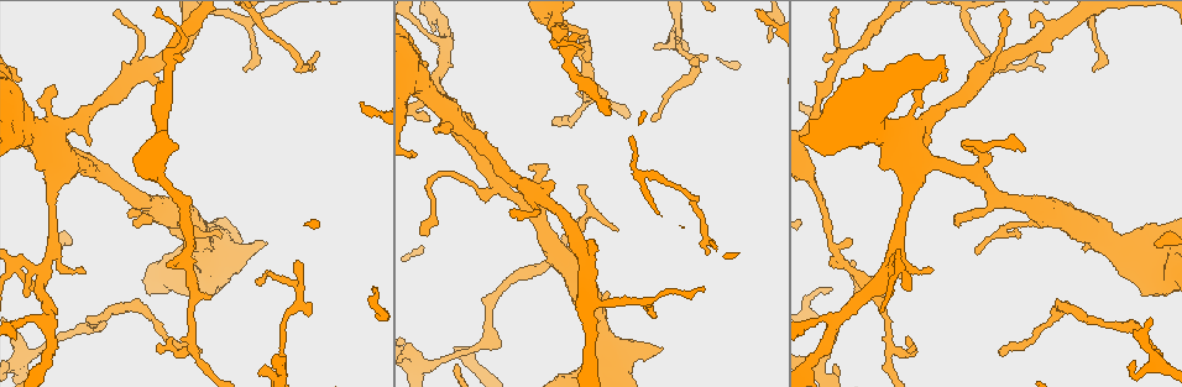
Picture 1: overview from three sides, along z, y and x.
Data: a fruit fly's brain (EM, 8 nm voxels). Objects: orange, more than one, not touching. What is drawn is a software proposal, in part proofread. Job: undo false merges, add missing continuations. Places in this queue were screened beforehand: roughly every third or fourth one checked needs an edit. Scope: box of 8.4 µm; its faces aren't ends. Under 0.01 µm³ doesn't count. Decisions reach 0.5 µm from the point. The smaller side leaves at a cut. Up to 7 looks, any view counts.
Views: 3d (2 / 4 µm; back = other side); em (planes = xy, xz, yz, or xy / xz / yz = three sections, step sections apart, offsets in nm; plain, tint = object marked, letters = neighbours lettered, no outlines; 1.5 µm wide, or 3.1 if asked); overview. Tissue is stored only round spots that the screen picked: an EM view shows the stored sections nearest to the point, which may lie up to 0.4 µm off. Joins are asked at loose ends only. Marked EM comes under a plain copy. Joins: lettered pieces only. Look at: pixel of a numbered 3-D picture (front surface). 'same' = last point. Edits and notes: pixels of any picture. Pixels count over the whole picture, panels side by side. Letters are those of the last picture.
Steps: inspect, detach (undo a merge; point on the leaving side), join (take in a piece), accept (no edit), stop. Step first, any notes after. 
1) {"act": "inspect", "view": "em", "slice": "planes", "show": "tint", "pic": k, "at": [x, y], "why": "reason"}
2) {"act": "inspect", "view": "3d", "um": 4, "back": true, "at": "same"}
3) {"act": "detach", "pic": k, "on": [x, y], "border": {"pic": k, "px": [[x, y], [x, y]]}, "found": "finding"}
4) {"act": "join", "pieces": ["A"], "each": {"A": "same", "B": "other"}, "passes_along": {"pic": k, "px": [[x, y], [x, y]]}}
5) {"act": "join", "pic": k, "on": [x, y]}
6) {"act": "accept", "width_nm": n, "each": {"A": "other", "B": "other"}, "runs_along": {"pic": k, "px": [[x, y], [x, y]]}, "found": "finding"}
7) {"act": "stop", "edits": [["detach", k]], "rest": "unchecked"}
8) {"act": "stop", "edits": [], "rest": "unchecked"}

{"act": "inspect", "view": "3d", "um": 2, "pic": 1, "at": [655, 119], "why": "branch stops here"}

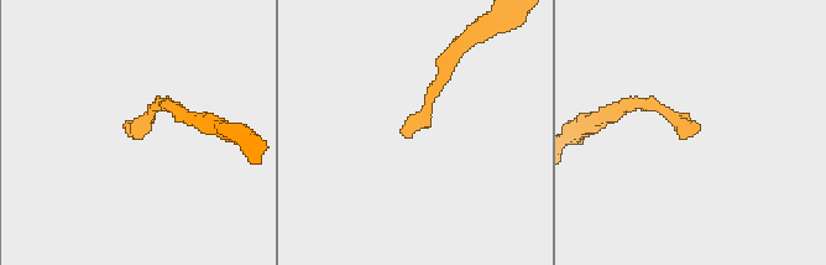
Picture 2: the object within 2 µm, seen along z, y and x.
{"act": "inspect", "view": "em", "slice": "planes", "show": "letters", "pic": 2, "at": [409, 135]}

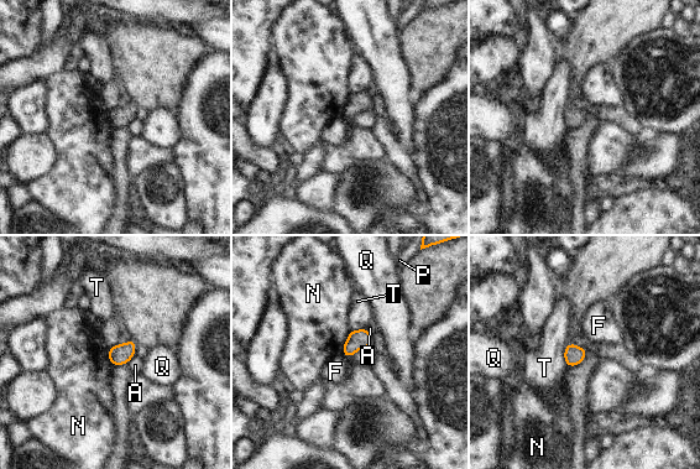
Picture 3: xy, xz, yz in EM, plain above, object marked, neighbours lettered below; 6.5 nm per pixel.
{"act": "accept", "each": {"A": "other", "F": "other", "N": "other", "P": "other", "Q": "other", "T": "other"}, "border": {"pic": 3, "px": [[341, 353], [349, 358]]}, "found": "no lettered piece goes on from it"}

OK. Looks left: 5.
{"act": "inspect", "view": "3d", "um": 2, "pic": 1, "at": [35, 166], "why": "thick end"}

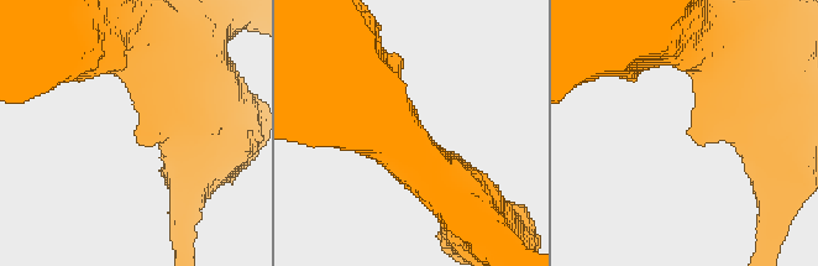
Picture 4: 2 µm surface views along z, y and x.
{"act": "inspect", "view": "em", "slice": "planes", "show": "letters", "pic": 4, "at": [137, 138]}

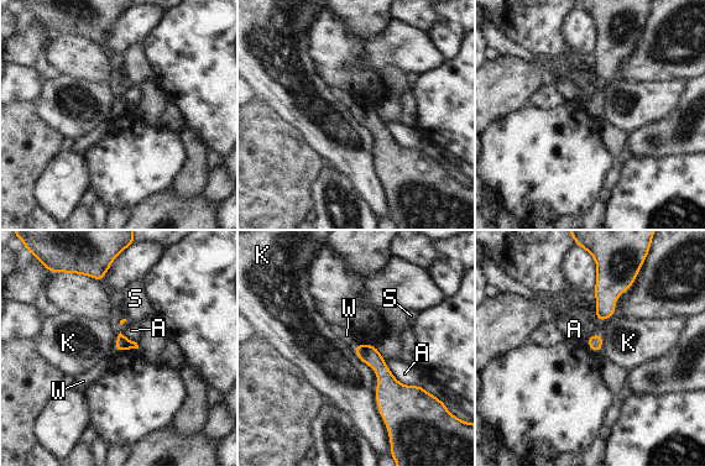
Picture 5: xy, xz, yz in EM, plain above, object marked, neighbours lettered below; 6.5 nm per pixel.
{"act": "accept", "each": {"A": "other", "K": "other", "S": "other", "W": "other"}, "border": {"pic": 5, "px": [[353, 345], [376, 373], [387, 429]]}, "found": "no lettered piece goes on from it"}

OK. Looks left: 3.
{"act": "inspect", "view": "em", "slice": "xy", "step": 8, "show": "tint", "pic": 1, "at": [41, 272], "why": "branch point"}

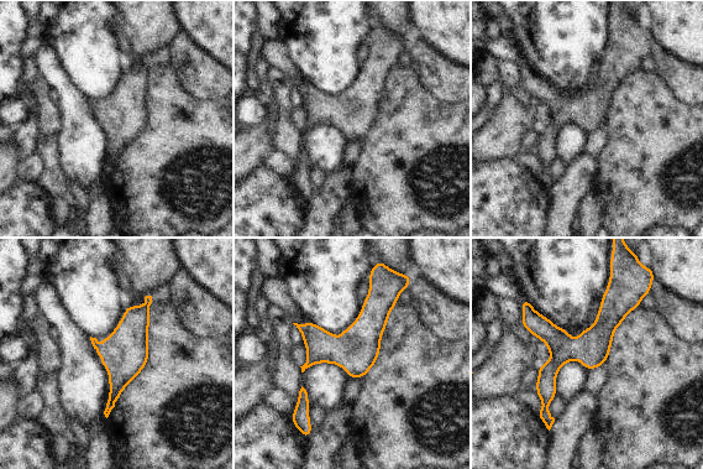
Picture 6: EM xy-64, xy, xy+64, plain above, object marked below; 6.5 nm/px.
{"act": "inspect", "view": "em", "slice": "yz", "step": 8, "show": "tint", "at": "same", "why": "another direction"}

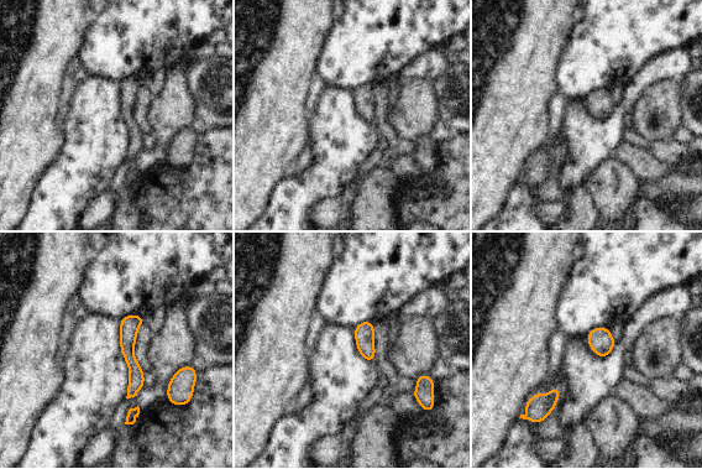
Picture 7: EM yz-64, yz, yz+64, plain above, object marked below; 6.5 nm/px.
{"act": "inspect", "view": "em", "slice": "yz", "step": 8, "show": "letters", "at": "same", "why": "see the neighbours"}

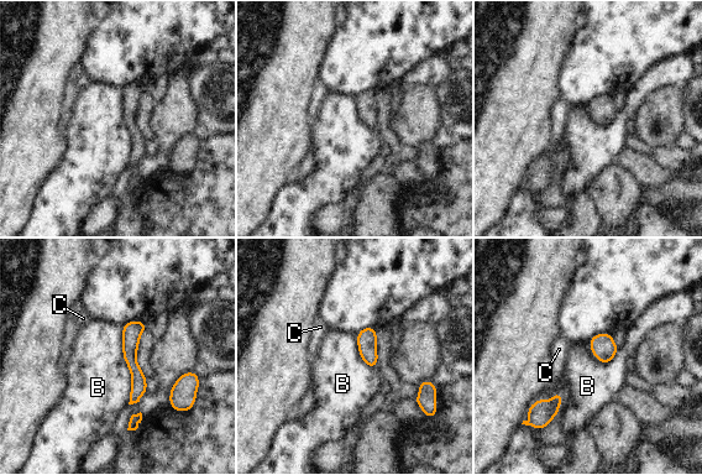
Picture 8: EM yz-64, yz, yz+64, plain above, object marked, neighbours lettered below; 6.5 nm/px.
{"act": "accept", "longest_contact_nm": ["B", 500], "each": {"B": "other", "C": "other"}, "found": "all the same neuron"}

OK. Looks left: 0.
{"act": "stop", "edits": [], "rest": "unchecked"}

